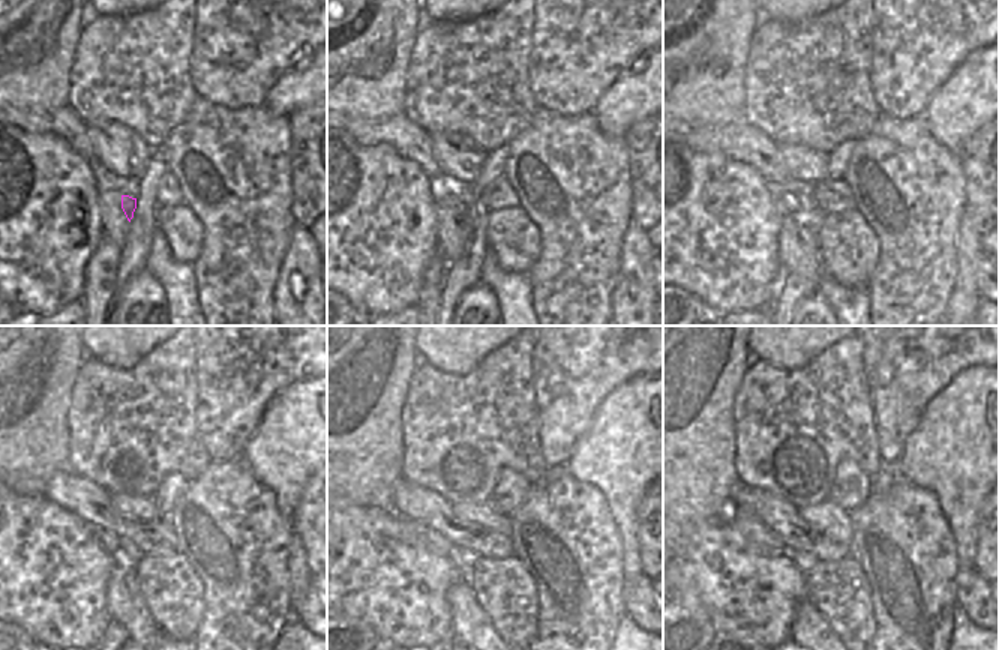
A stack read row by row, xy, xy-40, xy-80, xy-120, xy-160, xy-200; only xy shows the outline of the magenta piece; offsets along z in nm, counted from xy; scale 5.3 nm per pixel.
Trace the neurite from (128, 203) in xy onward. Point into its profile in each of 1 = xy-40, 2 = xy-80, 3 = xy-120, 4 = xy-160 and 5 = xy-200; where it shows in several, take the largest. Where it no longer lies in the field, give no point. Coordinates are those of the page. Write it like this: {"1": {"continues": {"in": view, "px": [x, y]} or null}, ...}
{"1": {"continues": {"in": "xy-40", "px": [441, 195]}}, "2": {"continues": {"in": "xy-80", "px": [785, 203]}}, "3": {"continues": {"in": "xy-120", "px": [108, 542]}}, "4": {"continues": {"in": "xy-160", "px": [440, 545]}}, "5": {"continues": {"in": "xy-200", "px": [755, 533]}}}

